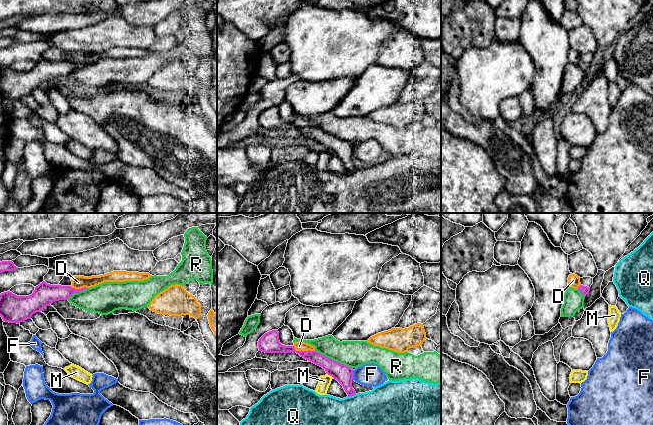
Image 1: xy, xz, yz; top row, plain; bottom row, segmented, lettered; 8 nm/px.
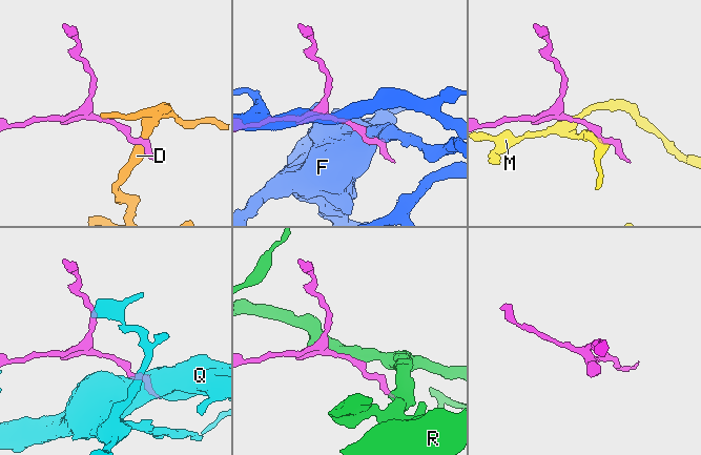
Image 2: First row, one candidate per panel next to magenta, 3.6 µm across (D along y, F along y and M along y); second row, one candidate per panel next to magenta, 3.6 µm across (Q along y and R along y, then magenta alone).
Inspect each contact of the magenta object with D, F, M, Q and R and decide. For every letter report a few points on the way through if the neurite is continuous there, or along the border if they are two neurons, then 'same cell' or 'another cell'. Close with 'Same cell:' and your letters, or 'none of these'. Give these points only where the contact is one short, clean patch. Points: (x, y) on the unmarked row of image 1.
D: another cell
F: another cell
M: border xz (327, 149), (333, 153); another cell
Q: another cell
R: another cell
Same cell: none of these

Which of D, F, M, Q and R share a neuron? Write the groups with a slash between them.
D / F / M / Q / R

